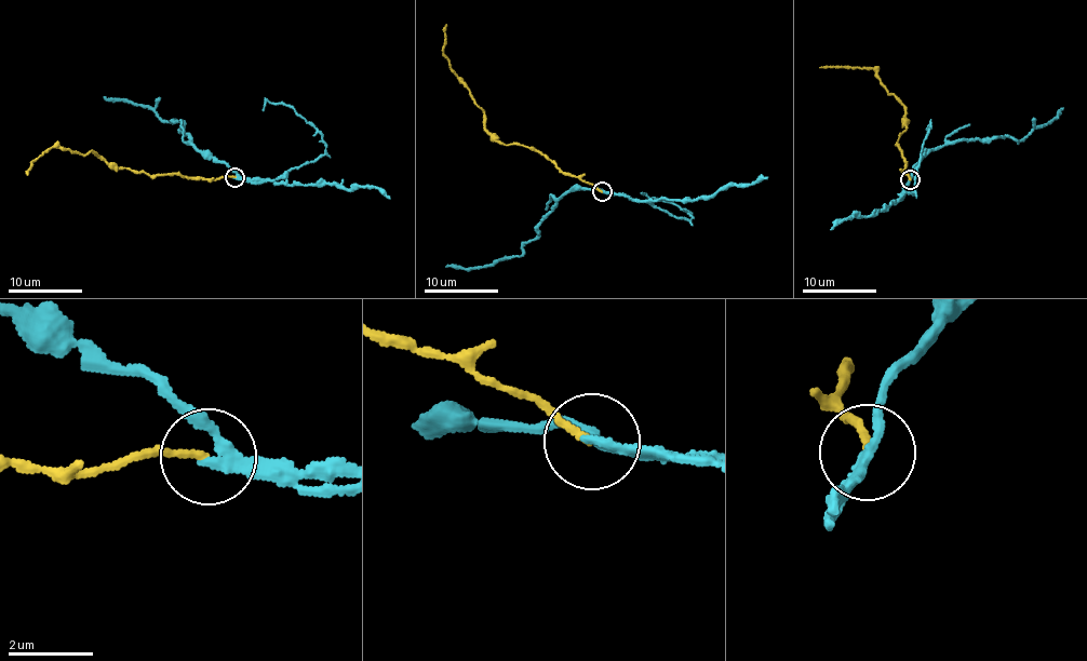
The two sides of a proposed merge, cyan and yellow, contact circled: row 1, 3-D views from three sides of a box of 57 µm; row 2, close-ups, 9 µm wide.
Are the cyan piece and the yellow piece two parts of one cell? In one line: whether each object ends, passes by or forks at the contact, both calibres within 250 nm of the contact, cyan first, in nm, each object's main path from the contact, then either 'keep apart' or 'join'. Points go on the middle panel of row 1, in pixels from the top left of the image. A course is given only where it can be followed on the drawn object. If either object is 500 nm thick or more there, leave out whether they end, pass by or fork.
cyan passes by | yellow ends | 240/150 nm | cyan via (602, 191), (569, 189), (537, 227), (537, 237), (526, 242), (520, 256), (505, 257), (482, 267), (445, 266) | yellow via (602, 191), (561, 173), (531, 148), (492, 139), (484, 111), (443, 53), (445, 24) | keep apart

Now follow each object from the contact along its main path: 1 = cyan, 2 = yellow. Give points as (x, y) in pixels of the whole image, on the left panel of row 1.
1: (236, 177), (226, 163), (203, 158), (191, 137), (180, 129), (184, 123), (103, 96)
2: (236, 177), (152, 175), (111, 166), (91, 151), (81, 154), (52, 148), (32, 161), (27, 174)

